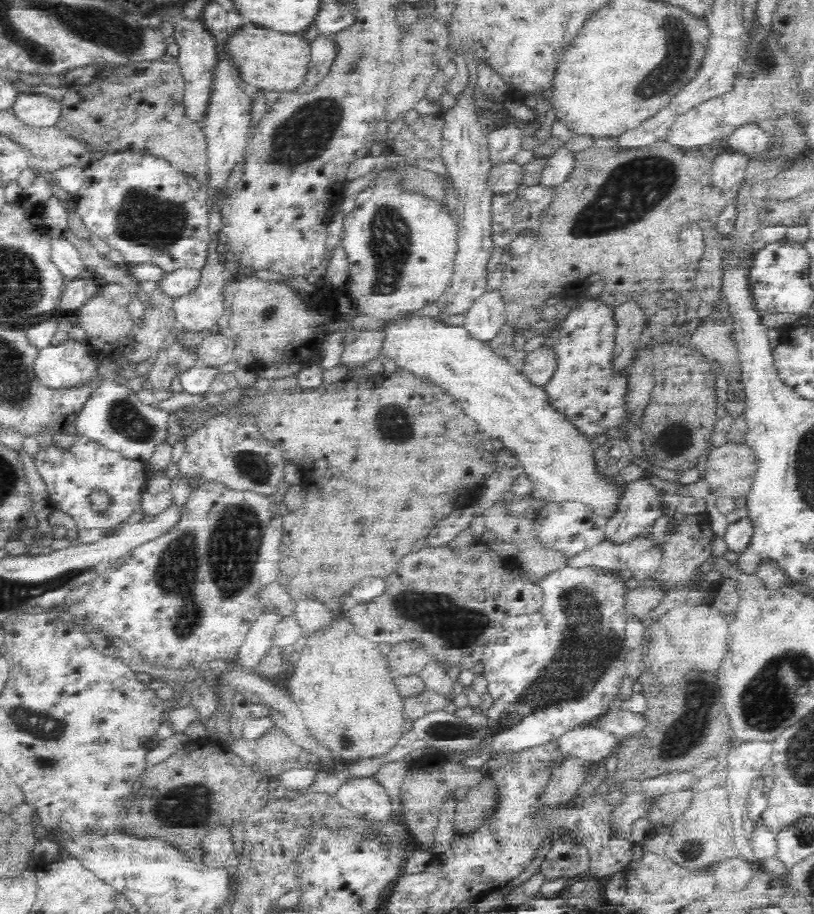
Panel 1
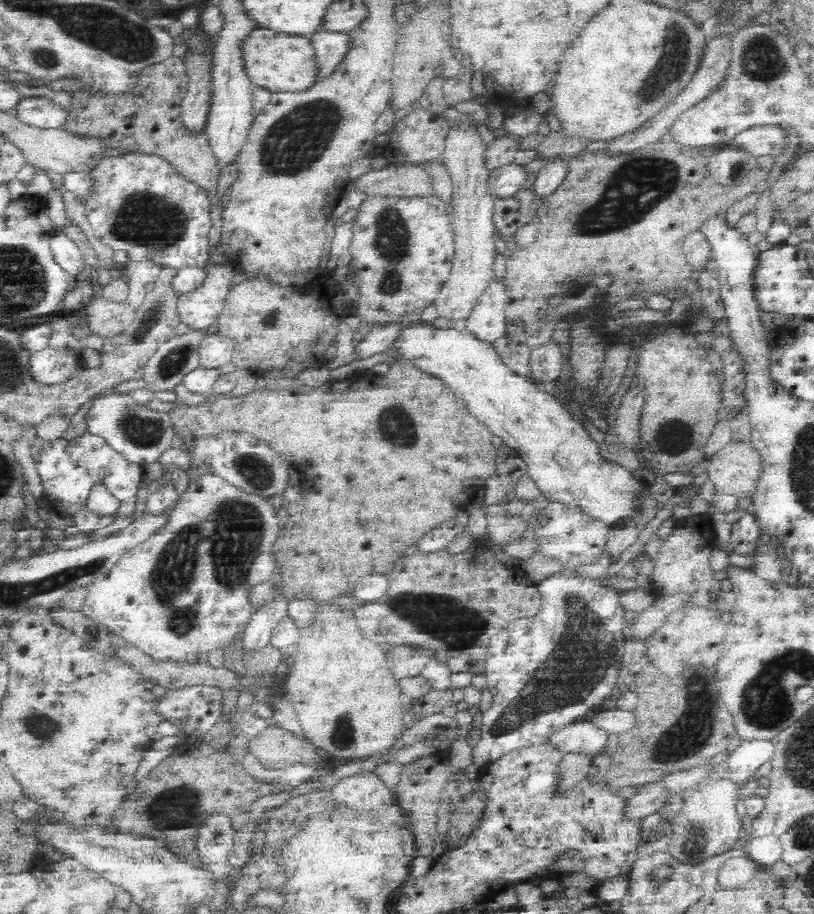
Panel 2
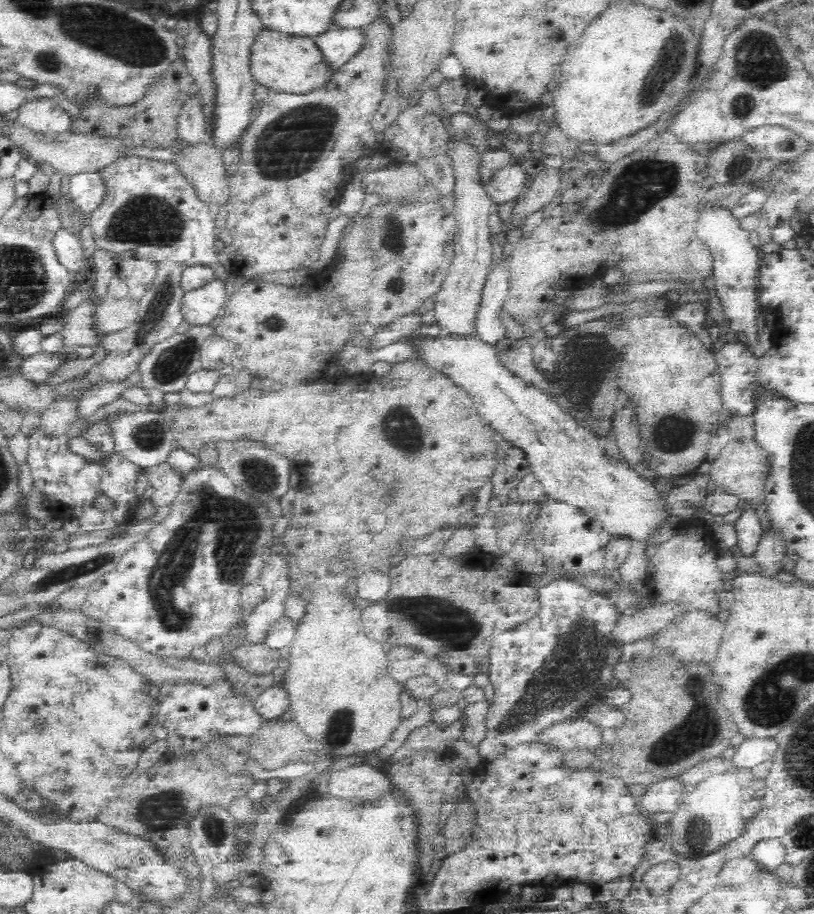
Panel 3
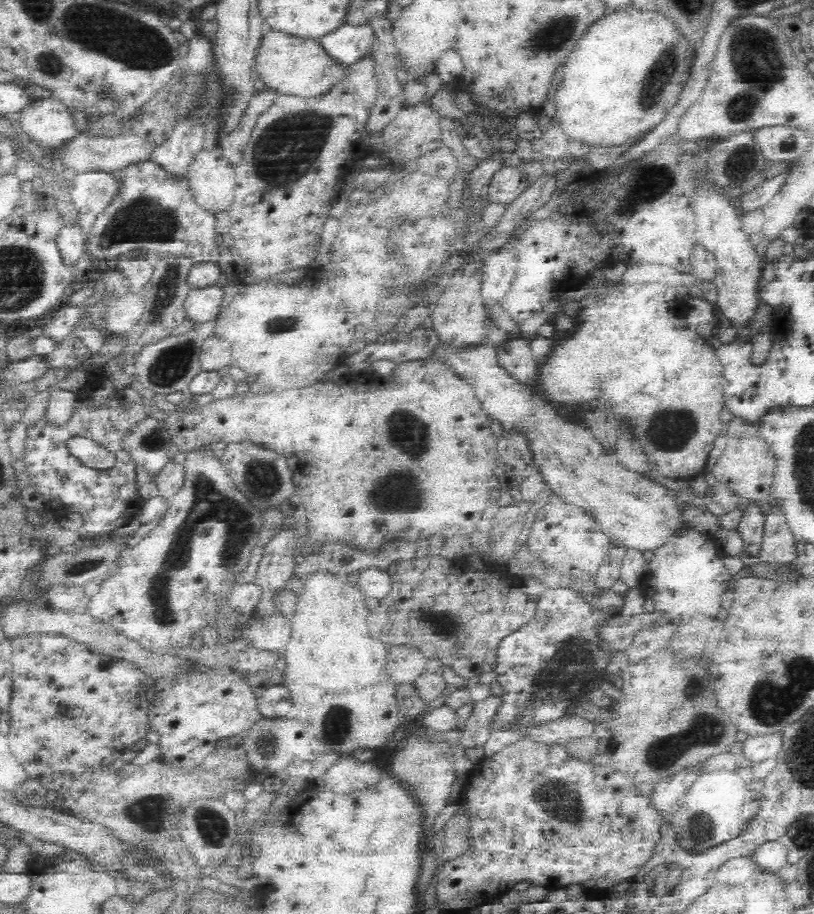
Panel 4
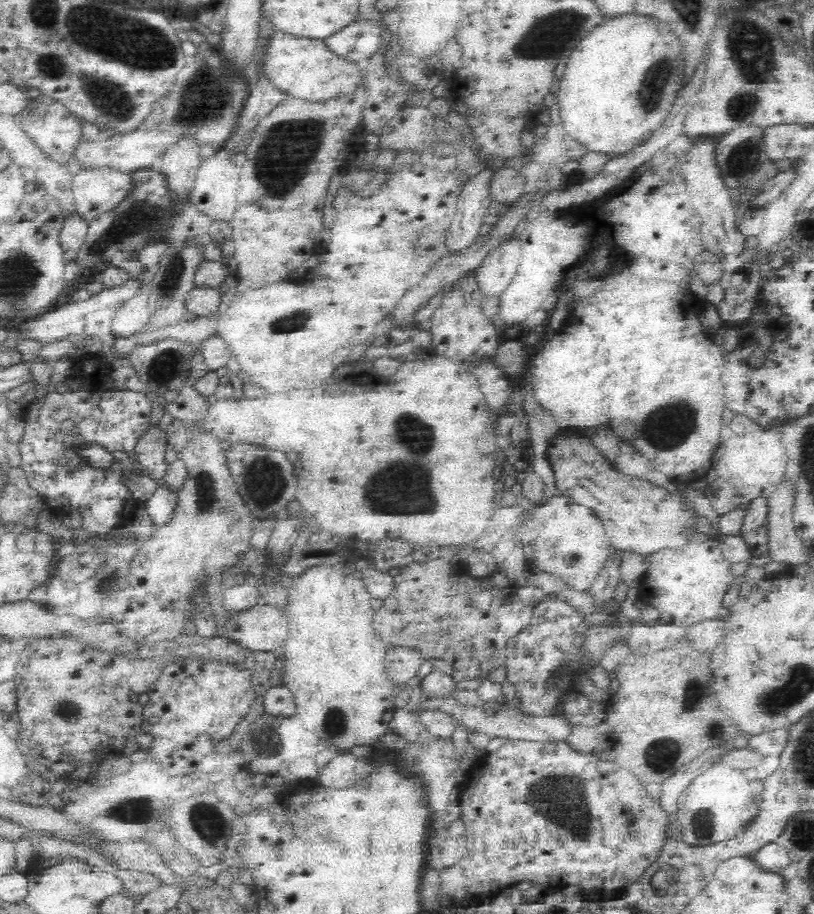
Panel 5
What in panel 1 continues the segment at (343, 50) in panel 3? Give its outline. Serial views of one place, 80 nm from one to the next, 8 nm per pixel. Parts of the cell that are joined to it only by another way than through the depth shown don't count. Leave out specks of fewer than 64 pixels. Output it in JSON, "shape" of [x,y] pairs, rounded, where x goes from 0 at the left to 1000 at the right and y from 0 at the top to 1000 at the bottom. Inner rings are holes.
{"shape":[[[392,36],[382,47],[382,66],[371,93],[364,98],[375,102],[383,98],[397,85],[403,83],[410,66],[416,61],[419,53],[415,51],[413,40]]]}

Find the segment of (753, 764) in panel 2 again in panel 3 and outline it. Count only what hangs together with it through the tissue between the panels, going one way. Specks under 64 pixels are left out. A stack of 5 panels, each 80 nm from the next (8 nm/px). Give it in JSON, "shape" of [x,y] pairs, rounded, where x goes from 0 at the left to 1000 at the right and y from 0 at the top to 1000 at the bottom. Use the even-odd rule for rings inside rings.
{"shape":[[[951,806],[907,809],[899,819],[902,834],[918,845],[935,845],[941,838],[931,838],[931,836],[941,836],[941,832],[953,825],[953,818],[956,818],[956,814]]]}

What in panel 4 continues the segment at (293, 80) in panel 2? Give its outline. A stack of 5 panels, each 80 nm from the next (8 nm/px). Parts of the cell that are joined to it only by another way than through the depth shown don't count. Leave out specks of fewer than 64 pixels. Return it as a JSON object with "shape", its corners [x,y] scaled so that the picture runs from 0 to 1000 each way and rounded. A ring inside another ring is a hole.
{"shape":[[[327,32],[322,39],[311,79],[317,92],[329,93],[343,104],[359,104],[373,108],[394,106],[396,103],[403,103],[410,94],[424,89],[429,81],[428,73],[408,63],[389,43],[366,42],[361,38],[330,32]]]}

